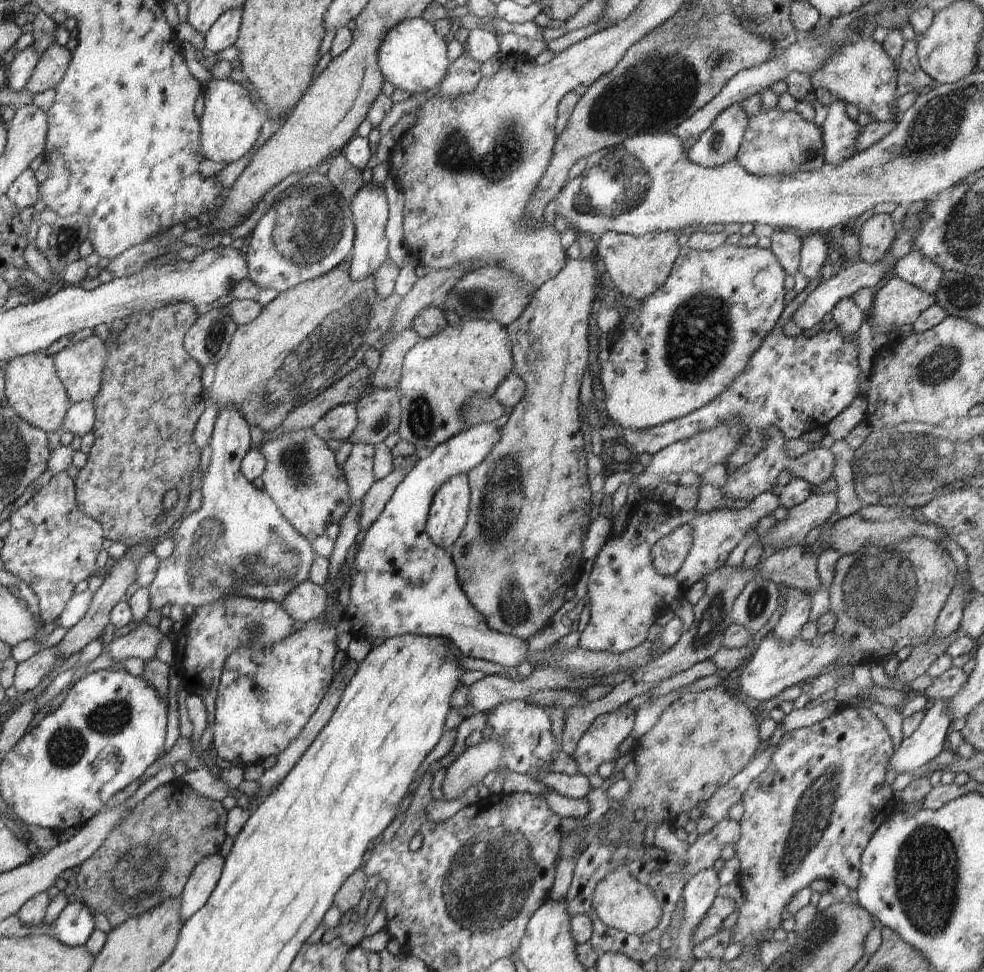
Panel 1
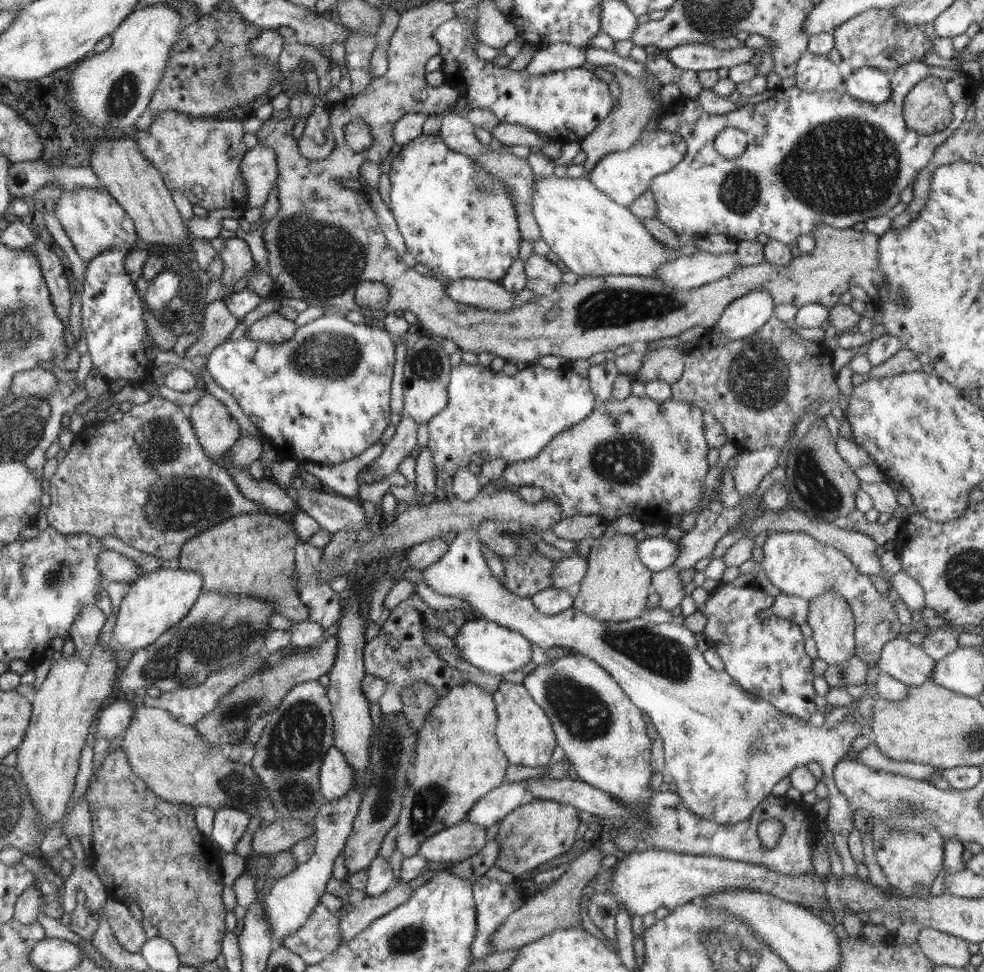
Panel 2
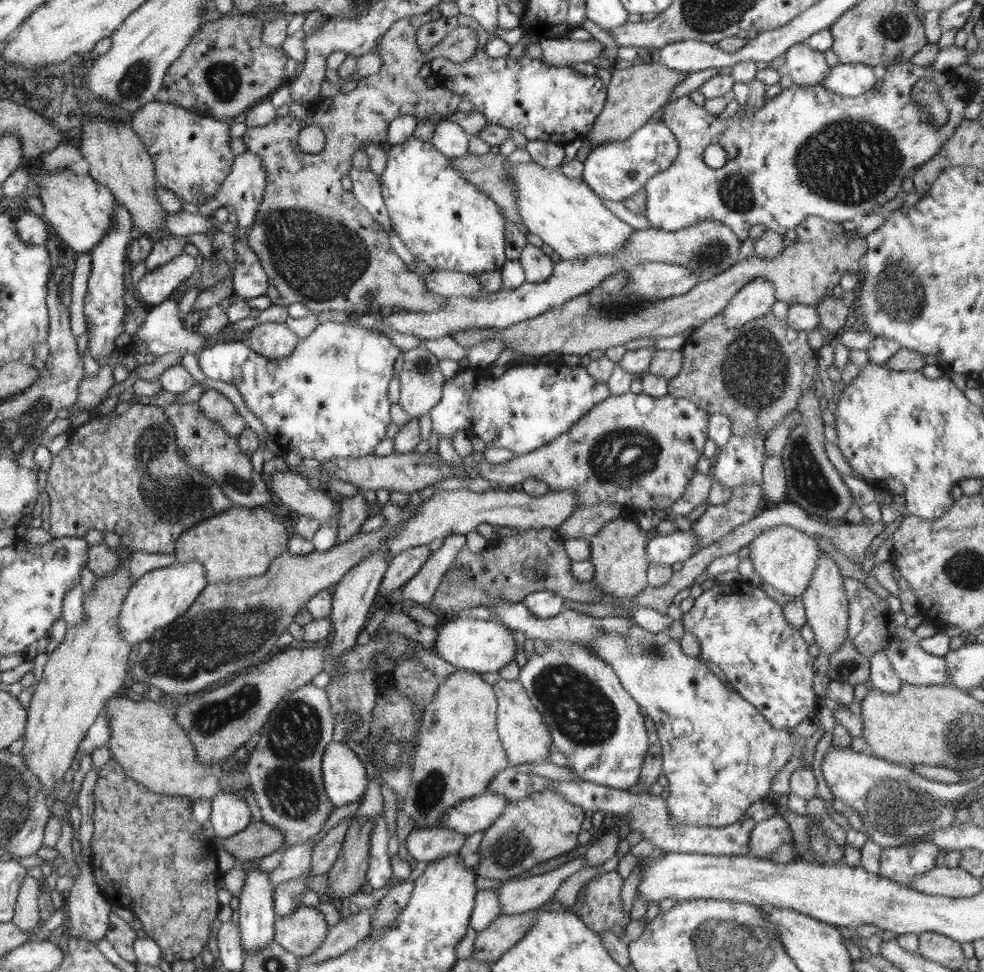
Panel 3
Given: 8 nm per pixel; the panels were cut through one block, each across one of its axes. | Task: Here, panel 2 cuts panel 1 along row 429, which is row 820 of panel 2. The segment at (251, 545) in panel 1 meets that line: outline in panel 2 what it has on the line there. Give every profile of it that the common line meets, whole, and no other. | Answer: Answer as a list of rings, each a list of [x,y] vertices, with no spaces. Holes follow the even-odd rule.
[[[230,806],[216,810],[210,840],[223,853],[234,853],[236,844],[246,832],[249,820],[246,812]]]

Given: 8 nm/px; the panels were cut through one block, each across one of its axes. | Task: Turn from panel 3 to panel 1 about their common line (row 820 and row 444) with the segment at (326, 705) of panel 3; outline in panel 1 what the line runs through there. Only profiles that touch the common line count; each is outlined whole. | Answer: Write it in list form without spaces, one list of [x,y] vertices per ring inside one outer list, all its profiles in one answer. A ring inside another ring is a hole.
[[[302,429],[280,434],[275,439],[266,441],[259,450],[266,459],[265,471],[262,473],[264,491],[276,503],[286,520],[304,537],[311,541],[322,536],[330,524],[339,524],[351,507],[349,486],[343,470],[336,463],[334,452],[328,449],[314,429]]]

